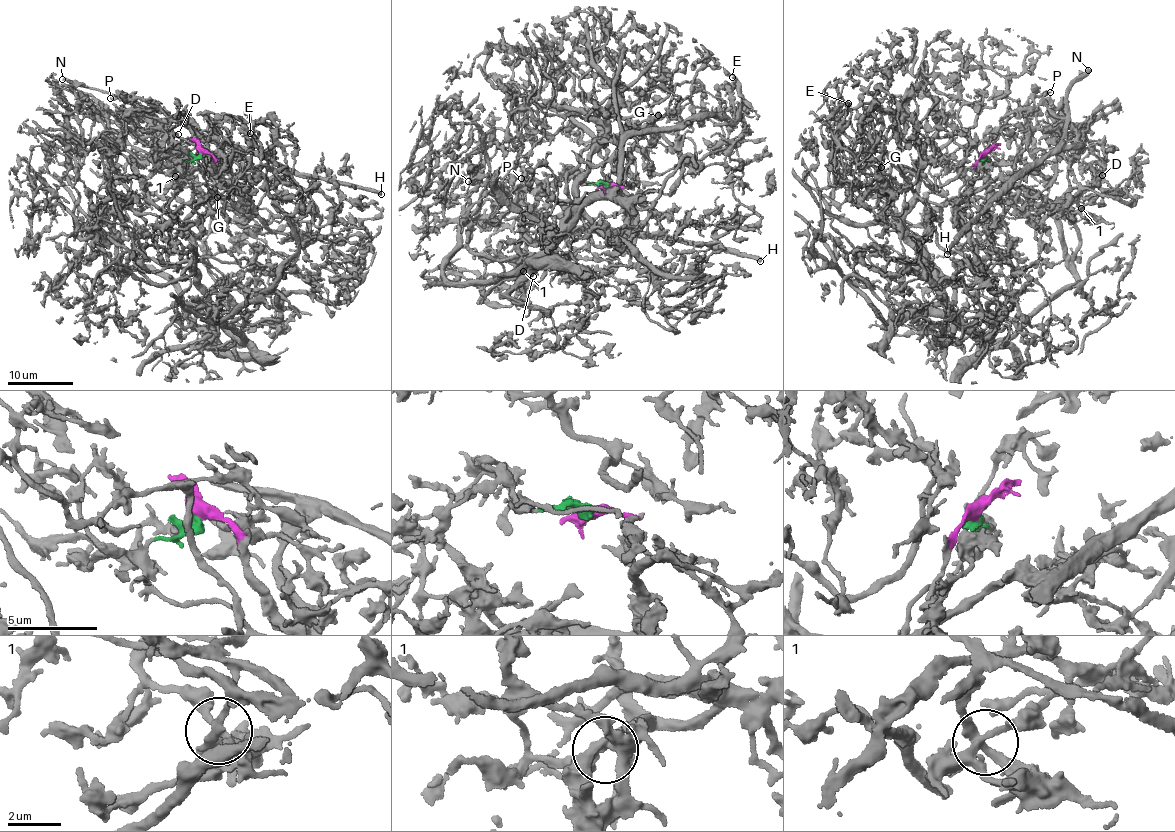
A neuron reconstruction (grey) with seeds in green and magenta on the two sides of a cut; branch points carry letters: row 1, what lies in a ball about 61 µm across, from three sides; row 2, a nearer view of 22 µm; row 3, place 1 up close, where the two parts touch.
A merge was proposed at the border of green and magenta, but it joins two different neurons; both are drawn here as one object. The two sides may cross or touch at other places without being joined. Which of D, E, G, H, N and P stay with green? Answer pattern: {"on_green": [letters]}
{"on_green": ["D", "E", "G"]}

